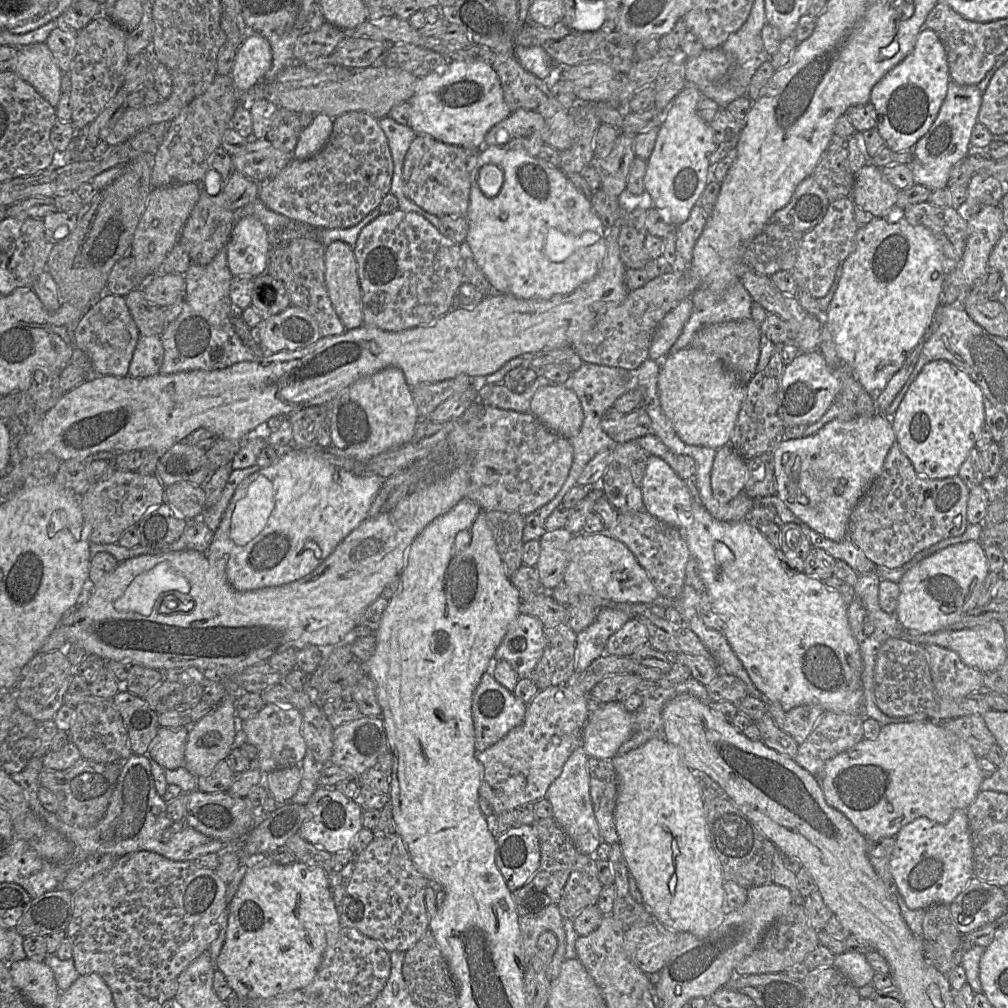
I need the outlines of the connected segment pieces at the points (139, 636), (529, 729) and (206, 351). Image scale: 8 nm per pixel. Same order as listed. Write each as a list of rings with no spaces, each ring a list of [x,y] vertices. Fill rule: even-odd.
[[[460,466],[431,484],[414,487],[392,510],[364,520],[310,574],[280,586],[252,591],[235,590],[227,580],[225,568],[218,569],[208,561],[205,553],[196,550],[143,554],[126,559],[96,584],[88,599],[74,609],[75,623],[71,626],[70,643],[79,644],[88,654],[97,655],[104,661],[130,663],[162,672],[195,667],[203,671],[208,680],[222,682],[225,687],[222,700],[214,711],[189,727],[185,746],[184,767],[195,777],[208,776],[234,748],[239,723],[236,703],[240,697],[235,677],[247,667],[266,662],[273,654],[290,647],[300,649],[316,645],[325,648],[346,641],[363,611],[381,595],[393,578],[400,576],[406,553],[414,539],[434,519],[465,499],[469,486],[470,473]],[[173,591],[188,594],[193,599],[194,607],[190,612],[163,614],[154,607],[160,595]]]
[[[566,684],[549,686],[527,704],[523,722],[484,751],[476,751],[483,766],[479,794],[486,798],[497,816],[517,806],[546,797],[551,783],[561,774],[571,753],[582,745],[589,715],[588,696]]]
[[[226,246],[207,265],[191,263],[184,278],[187,293],[184,310],[161,335],[164,359],[160,373],[217,370],[255,361],[255,354],[242,342],[233,325],[235,308],[230,299],[233,275],[228,266]]]

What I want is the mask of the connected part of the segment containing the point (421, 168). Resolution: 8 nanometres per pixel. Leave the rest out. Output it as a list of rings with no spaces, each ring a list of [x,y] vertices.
[[[418,134],[405,156],[402,185],[405,195],[426,212],[442,217],[466,217],[470,205],[471,173],[481,149],[468,149]]]

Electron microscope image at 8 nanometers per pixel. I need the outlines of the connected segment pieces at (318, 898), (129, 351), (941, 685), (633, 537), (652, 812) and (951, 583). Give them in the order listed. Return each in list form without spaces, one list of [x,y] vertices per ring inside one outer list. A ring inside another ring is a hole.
[[[264,854],[249,856],[245,865],[249,869],[231,901],[226,938],[216,960],[216,968],[224,974],[228,985],[239,997],[268,998],[283,992],[302,989],[314,979],[326,949],[335,942],[340,931],[340,917],[331,893],[331,879],[320,867],[309,866],[297,861],[291,864],[278,864],[265,857]]]
[[[105,292],[80,321],[75,331],[75,345],[89,358],[94,375],[126,377],[140,337],[125,297]],[[123,331],[129,333],[128,341],[125,341]]]
[[[938,645],[925,646],[935,693],[941,699],[959,699],[984,689],[984,674],[968,667],[959,655]]]
[[[645,509],[638,512],[619,512],[616,524],[606,531],[621,541],[646,570],[660,596],[676,599],[685,586],[685,571],[691,553],[681,531],[649,514]]]
[[[652,738],[624,755],[615,755],[611,762],[617,778],[615,824],[619,844],[644,905],[667,929],[706,937],[725,917],[725,880],[711,845],[698,774],[687,766],[679,749],[665,738]]]
[[[979,541],[959,543],[940,550],[908,570],[898,582],[900,596],[896,616],[907,632],[935,633],[946,630],[964,613],[977,606],[977,599],[988,573],[988,560]]]

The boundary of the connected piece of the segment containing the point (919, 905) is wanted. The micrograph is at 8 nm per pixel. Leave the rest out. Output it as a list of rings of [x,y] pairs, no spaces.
[[[967,809],[955,810],[945,824],[920,817],[902,827],[895,836],[890,870],[910,909],[926,909],[940,903],[950,905],[974,876]]]

